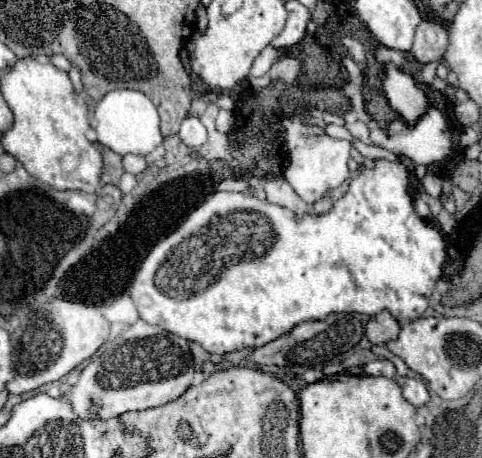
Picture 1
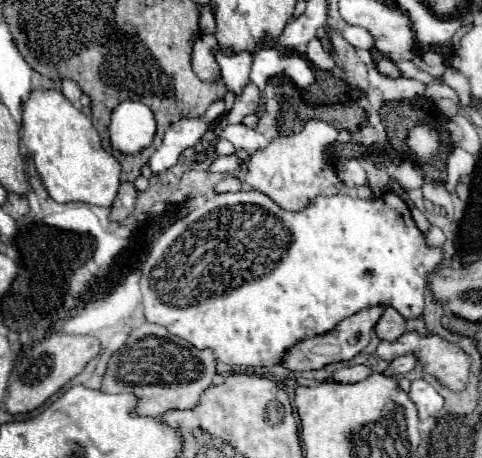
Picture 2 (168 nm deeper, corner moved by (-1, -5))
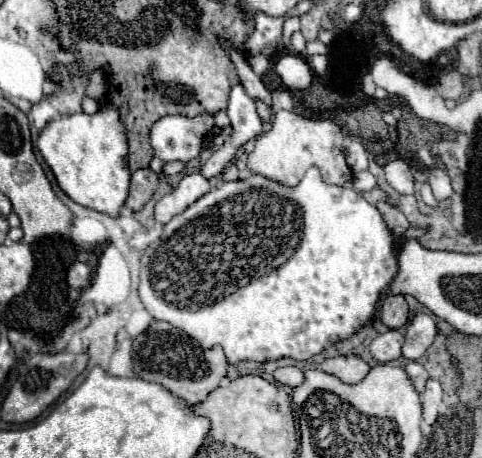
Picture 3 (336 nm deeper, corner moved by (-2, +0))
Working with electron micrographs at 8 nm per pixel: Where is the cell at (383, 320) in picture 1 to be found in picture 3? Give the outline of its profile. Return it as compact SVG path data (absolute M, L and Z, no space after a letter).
M403 295L387 297L387 299L383 301L379 319L381 319L389 329L399 329L399 327L407 325L407 321L409 321L409 307L407 307L405 297L403 297Z

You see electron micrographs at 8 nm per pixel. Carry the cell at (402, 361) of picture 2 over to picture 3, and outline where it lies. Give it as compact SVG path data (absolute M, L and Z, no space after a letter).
M419 313L415 319L409 323L407 333L405 333L405 343L403 343L403 357L409 361L417 361L423 357L427 347L433 343L437 335L435 323L429 315Z

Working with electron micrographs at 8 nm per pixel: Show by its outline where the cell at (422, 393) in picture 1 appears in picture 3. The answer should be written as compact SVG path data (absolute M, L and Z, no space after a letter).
M429 379L425 385L425 393L421 395L423 401L423 417L425 421L433 423L437 419L437 407L441 405L441 385L435 379Z

